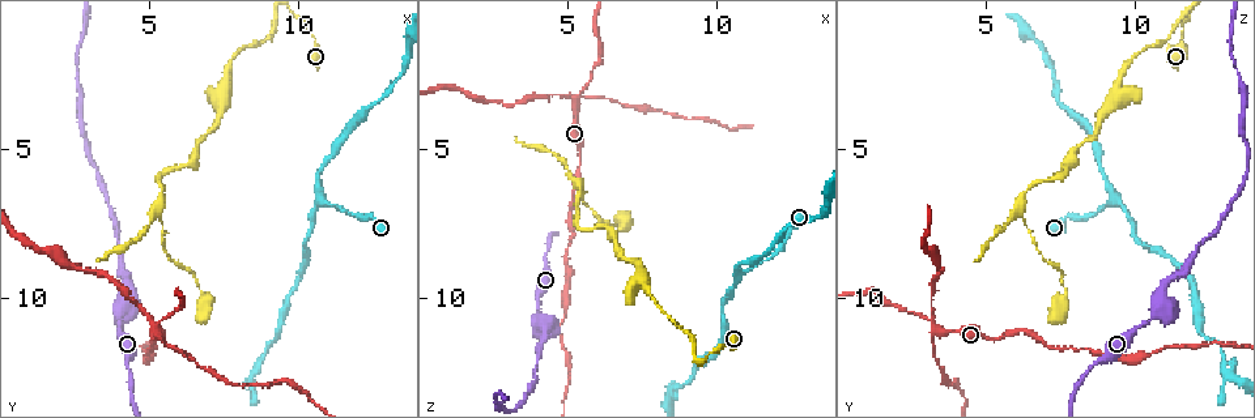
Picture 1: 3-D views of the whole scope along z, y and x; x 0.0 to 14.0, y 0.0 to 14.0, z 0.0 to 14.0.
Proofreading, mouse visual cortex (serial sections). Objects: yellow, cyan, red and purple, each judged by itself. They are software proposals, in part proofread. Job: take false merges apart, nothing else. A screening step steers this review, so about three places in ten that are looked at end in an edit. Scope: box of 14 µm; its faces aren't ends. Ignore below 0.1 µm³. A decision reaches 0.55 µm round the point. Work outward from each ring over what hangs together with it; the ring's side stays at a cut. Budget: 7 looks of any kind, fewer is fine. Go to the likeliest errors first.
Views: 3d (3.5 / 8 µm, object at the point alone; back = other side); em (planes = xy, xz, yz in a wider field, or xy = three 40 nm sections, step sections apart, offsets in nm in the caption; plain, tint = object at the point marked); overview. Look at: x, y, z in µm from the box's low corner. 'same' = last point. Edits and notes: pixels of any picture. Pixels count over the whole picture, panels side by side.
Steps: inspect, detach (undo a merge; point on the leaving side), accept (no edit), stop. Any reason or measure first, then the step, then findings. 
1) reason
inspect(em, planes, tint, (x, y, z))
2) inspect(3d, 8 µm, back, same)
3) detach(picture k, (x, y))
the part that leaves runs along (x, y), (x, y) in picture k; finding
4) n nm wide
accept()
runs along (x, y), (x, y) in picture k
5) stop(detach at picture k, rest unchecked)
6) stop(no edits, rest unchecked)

sharp bend
inspect(3d, 3.5 µm, (5.3, 11.0, 3.3))

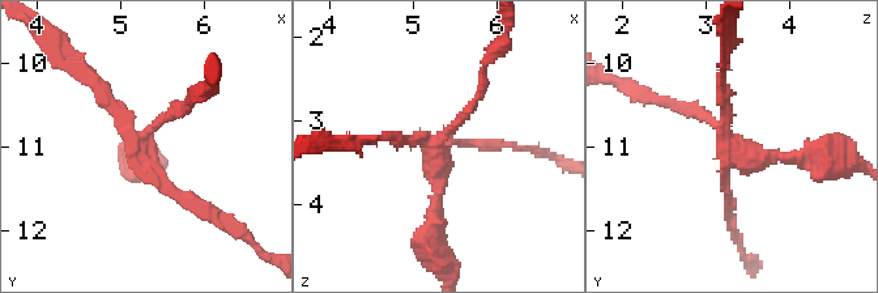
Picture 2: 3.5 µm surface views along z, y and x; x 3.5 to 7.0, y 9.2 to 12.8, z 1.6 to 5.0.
4 arms; arms of 100, 150, 150, 200 nm
inspect(em, planes, tint, (5.25, 11.05, 3.40))

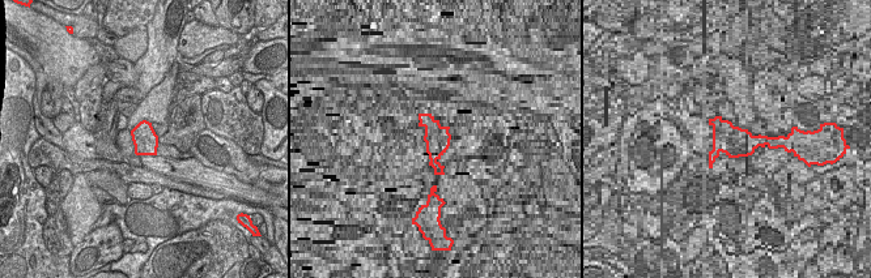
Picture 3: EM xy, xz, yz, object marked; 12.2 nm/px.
detach(picture 2, (482, 145))
two cells meet here

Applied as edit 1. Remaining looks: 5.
sharp bend
inspect(3d, 3.5 µm, (5.3, 5.9, 7.7))

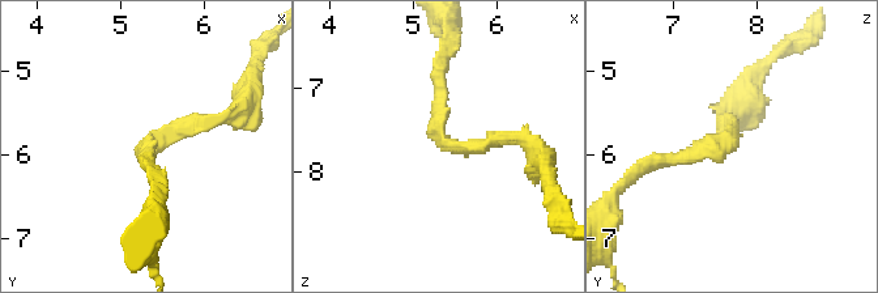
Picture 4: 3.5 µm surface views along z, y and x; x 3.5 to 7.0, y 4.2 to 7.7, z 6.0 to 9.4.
arms of 150, 200 nm
inspect(em, xy, step 5, tint, (5.45, 5.90, 7.65))

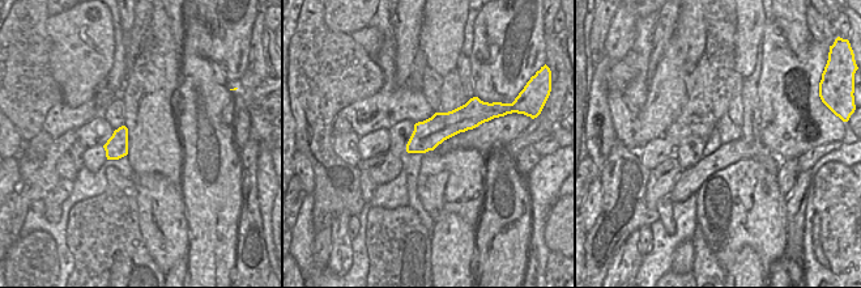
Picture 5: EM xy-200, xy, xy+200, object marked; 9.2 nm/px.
280 nm wide
accept()
runs along (523, 139), (451, 147), (439, 136), (439, 63) in picture 4; one cell here

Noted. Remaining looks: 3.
a narrow waist
inspect(3d, 8 µm, back, (5.3, 7.2, 6.1))

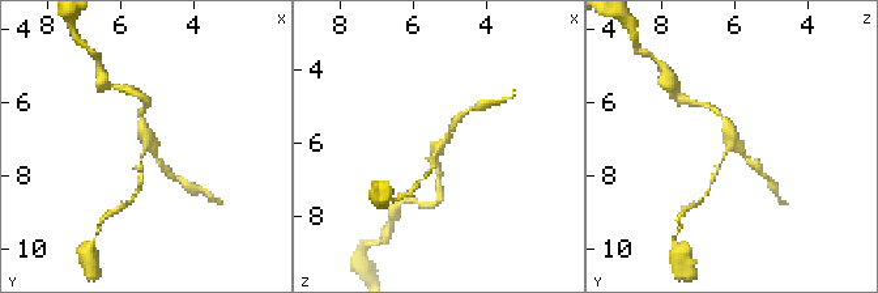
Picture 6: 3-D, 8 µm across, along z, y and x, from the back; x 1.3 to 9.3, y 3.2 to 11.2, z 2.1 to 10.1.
zoom in
inspect(3d, 3.5 µm, back, (5.3, 7.1, 6.1))

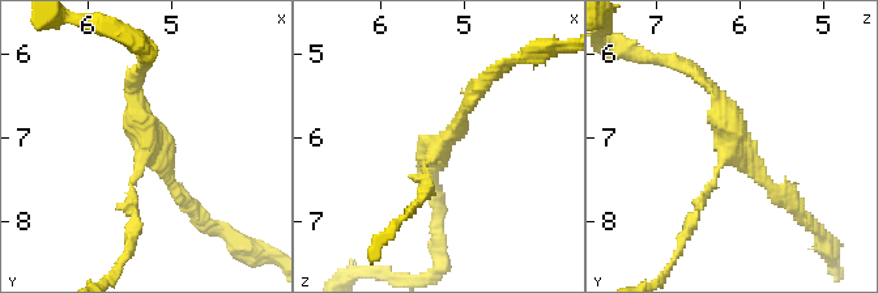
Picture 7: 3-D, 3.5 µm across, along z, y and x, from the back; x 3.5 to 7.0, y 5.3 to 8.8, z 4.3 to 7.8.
accept()
runs along (694, 72), (721, 105), (728, 152), (691, 225) in picture 7; all the same cell

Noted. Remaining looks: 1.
stop(detach at picture 2, rest unchecked)

